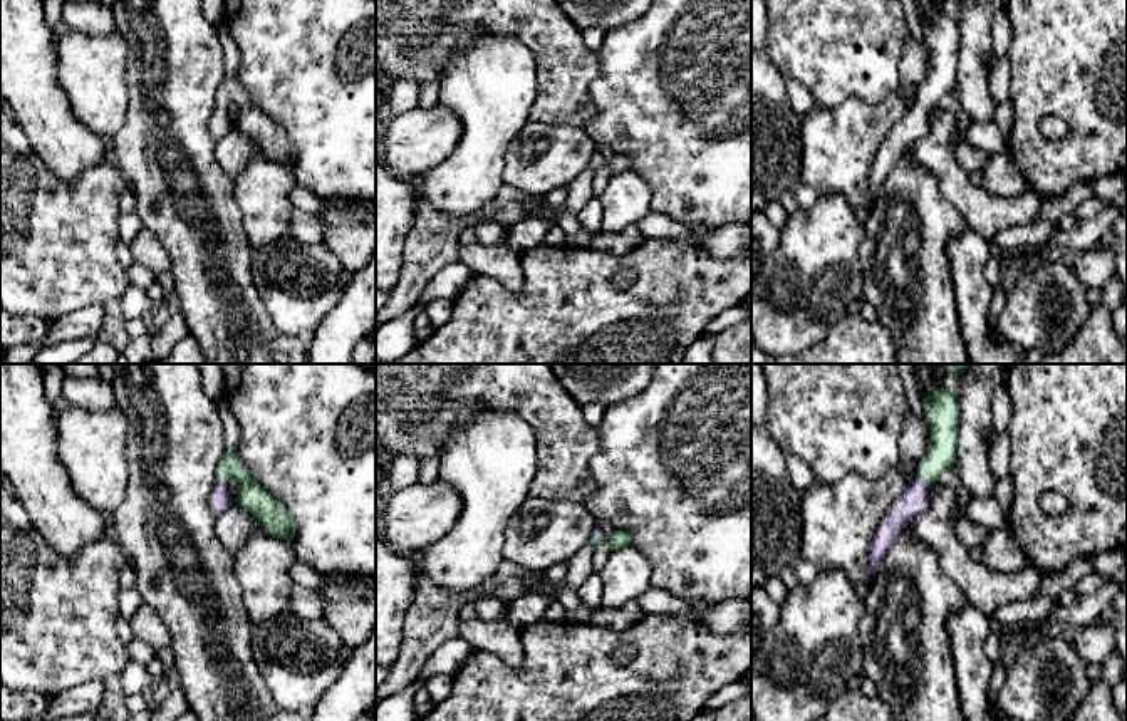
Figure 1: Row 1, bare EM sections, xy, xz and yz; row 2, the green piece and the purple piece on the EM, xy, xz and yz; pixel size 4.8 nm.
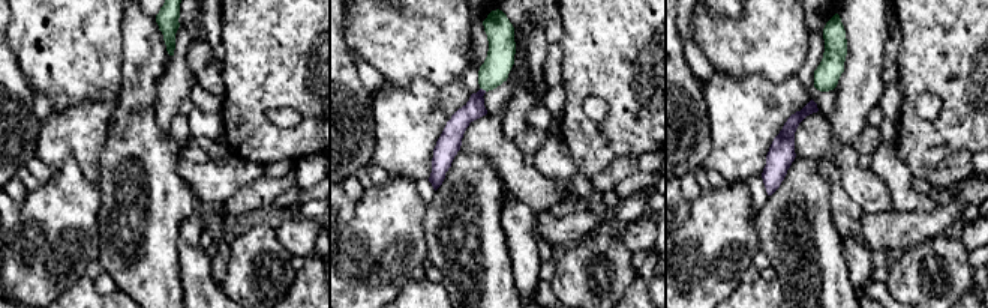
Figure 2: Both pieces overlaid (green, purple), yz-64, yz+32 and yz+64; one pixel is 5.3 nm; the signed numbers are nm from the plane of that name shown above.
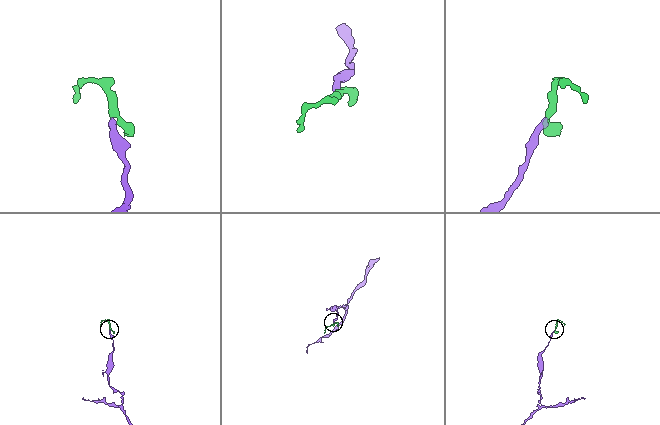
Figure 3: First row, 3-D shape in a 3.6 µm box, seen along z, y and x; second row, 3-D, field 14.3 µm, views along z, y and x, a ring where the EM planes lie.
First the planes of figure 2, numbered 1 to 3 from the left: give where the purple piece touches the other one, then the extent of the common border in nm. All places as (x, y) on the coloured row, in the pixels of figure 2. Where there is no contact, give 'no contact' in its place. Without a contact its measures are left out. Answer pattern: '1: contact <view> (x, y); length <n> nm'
1: no contact
2: contact yz+32 (483, 89); length 40 nm
3: no contact

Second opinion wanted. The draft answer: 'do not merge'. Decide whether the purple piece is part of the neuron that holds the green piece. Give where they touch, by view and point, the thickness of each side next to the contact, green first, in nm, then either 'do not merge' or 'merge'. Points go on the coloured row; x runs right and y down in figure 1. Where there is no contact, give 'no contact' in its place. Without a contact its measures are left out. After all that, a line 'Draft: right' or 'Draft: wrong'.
meets green in yz at (923, 480); 140 nm thick on the green side, 140 nm on the other; merge
Draft: wrong

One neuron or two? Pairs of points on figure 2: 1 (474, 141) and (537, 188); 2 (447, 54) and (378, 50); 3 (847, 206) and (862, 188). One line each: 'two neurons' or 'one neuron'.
1: one neuron
2: one neuron
3: two neurons

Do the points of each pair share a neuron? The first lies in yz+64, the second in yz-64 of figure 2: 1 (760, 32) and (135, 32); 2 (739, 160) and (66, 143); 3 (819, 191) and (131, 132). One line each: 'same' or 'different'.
1: different
2: same
3: same

